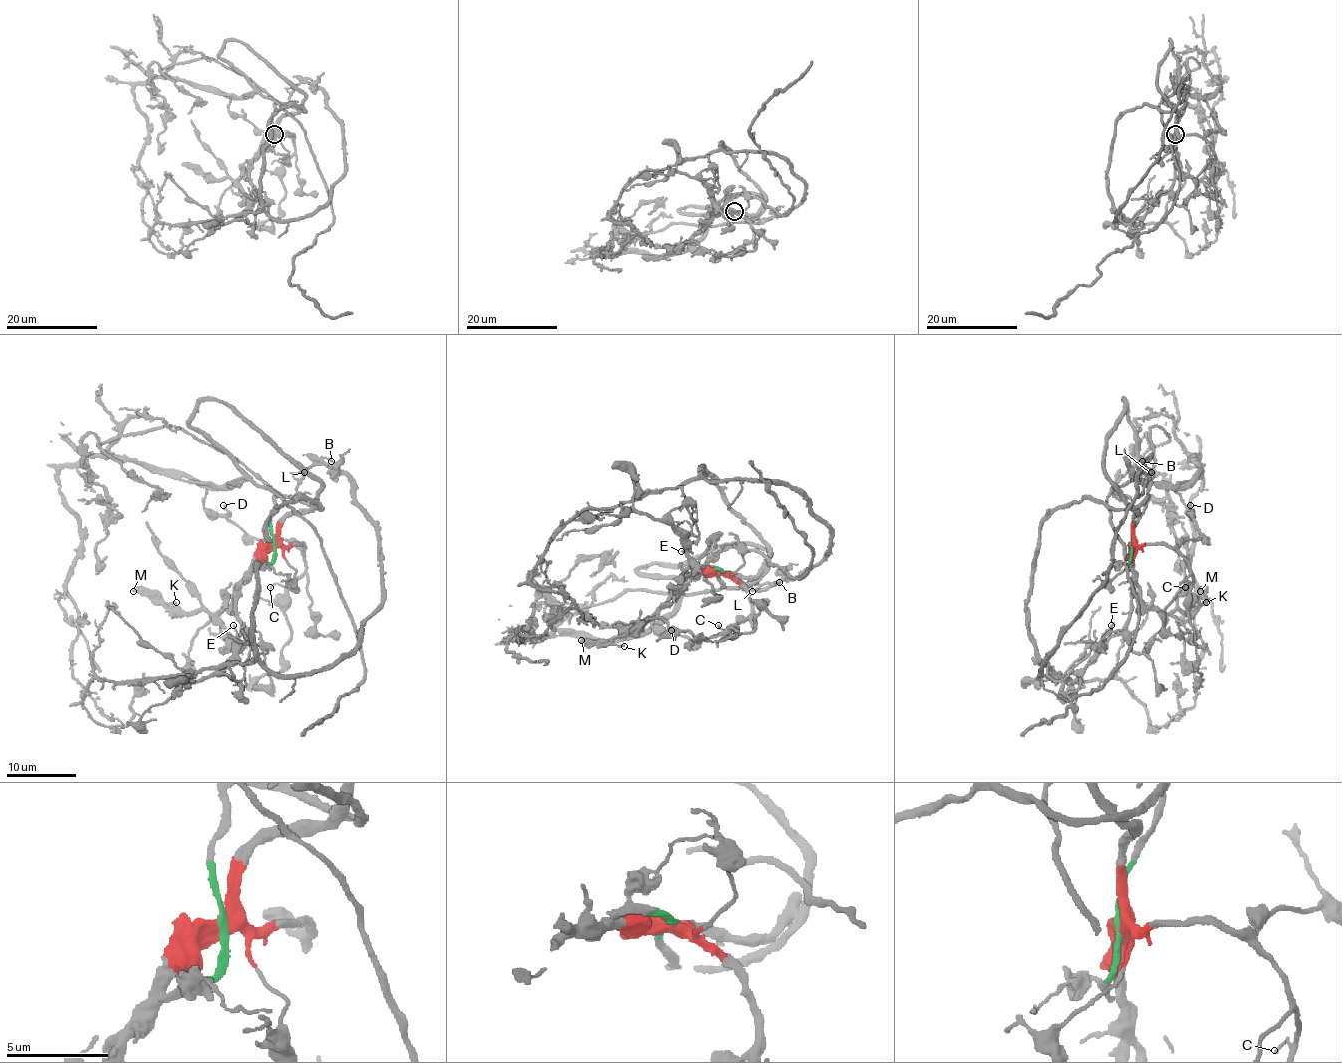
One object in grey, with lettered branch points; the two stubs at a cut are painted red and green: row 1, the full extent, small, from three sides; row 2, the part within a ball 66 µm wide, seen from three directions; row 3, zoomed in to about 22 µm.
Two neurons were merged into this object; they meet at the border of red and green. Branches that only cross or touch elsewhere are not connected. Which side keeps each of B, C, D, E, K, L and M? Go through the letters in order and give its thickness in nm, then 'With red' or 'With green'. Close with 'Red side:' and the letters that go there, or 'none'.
B: Thickness 130 nm. With green
C: Thickness 110 nm. With red
D: Thickness 170 nm. With red
E: Thickness 110 nm. With red
K: Thickness 220 nm. With red
L: Thickness 130 nm. With green
M: Thickness 600 nm. With red
Red side: C, D, E, K, M

